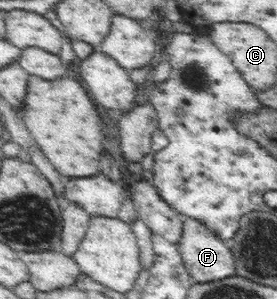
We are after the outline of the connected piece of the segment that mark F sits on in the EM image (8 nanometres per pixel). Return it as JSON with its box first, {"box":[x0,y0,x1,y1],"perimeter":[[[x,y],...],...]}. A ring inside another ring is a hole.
{"box":[177,216,236,283],"perimeter":[[[182,216],[182,233],[177,243],[183,266],[195,283],[236,275],[231,248],[198,219]]]}

